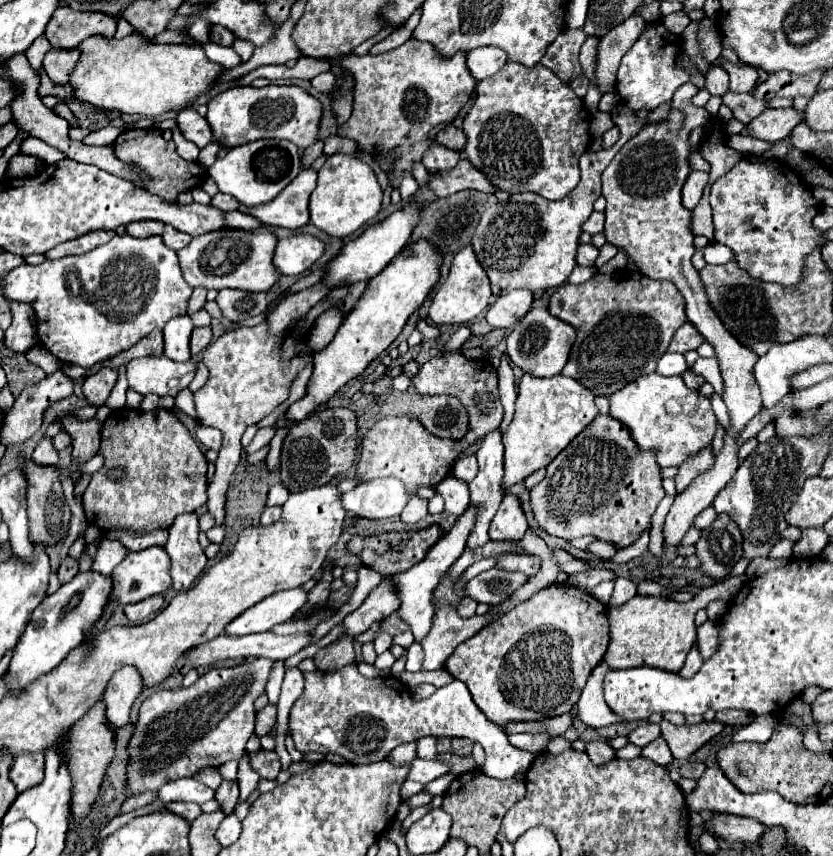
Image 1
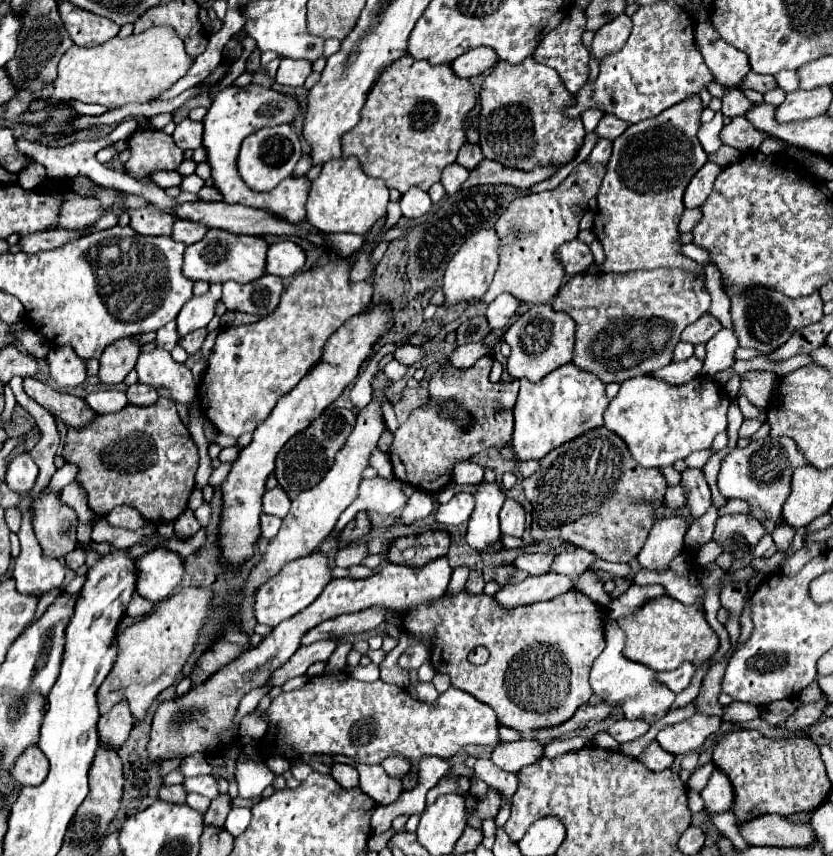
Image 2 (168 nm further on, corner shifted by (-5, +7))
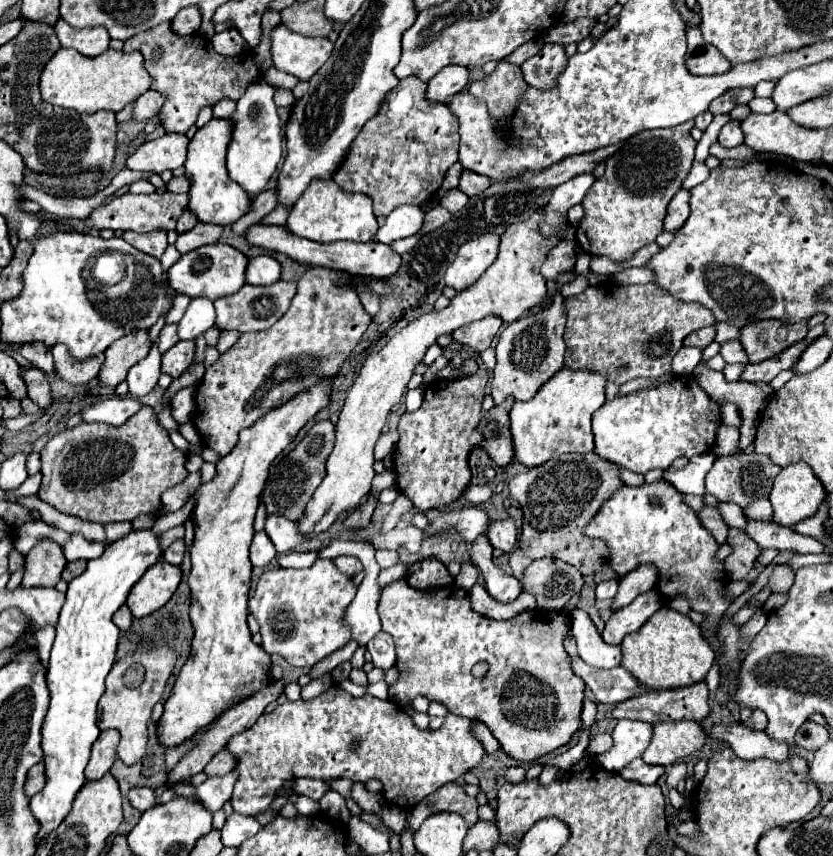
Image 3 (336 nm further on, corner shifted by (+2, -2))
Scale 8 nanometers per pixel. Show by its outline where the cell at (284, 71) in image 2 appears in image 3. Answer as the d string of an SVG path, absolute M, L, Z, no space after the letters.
M274 88L274 102L276 106L292 106L296 102L292 90L284 90L284 88Z

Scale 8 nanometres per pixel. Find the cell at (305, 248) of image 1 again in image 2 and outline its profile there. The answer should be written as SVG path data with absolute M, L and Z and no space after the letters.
M293 241L273 243L267 251L265 271L269 275L277 275L277 277L285 279L285 277L291 277L291 275L299 273L303 265L305 265L305 253Z

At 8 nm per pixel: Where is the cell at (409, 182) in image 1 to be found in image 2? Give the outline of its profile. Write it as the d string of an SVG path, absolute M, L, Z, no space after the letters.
M411 187L405 195L401 195L399 205L405 219L419 219L425 213L429 213L433 203L425 191L421 191L419 187Z

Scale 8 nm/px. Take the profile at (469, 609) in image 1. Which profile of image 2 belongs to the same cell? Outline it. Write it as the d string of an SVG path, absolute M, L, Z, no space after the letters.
M471 571L471 573L469 573L469 579L467 579L465 589L467 589L469 593L483 593L483 585L485 585L483 575L481 575L479 571Z

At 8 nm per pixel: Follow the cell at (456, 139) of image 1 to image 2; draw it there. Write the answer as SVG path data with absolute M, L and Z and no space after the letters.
M471 143L463 145L463 149L461 149L459 155L457 155L457 163L463 165L467 171L475 169L475 165L479 165L479 161L483 161L483 159L485 159L485 157L483 157L483 153L481 153L481 147L479 147L479 145L471 145Z

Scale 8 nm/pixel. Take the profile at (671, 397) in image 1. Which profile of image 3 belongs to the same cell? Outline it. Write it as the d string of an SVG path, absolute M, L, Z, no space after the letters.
M678 376L668 384L660 384L648 390L638 390L626 396L618 396L612 402L606 402L592 418L596 452L602 458L608 458L620 464L622 468L628 468L638 474L646 474L648 470L654 470L654 468L666 470L680 456L692 458L696 454L704 454L712 450L718 426L720 426L720 406L704 390L700 390L696 378L692 376L684 376L684 378Z

